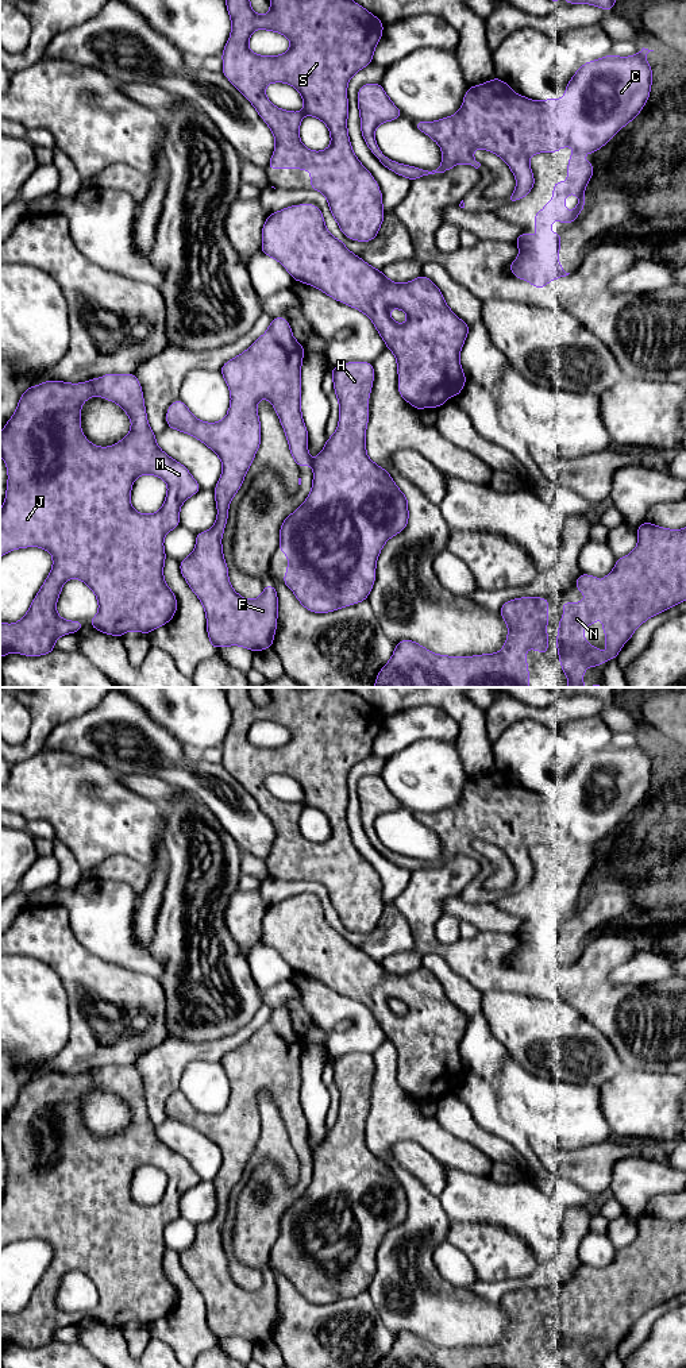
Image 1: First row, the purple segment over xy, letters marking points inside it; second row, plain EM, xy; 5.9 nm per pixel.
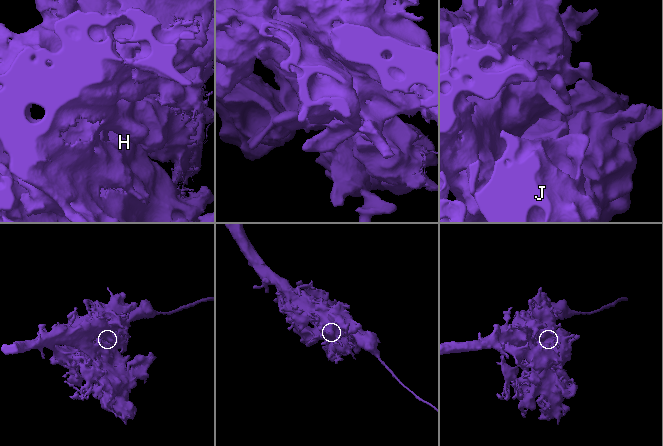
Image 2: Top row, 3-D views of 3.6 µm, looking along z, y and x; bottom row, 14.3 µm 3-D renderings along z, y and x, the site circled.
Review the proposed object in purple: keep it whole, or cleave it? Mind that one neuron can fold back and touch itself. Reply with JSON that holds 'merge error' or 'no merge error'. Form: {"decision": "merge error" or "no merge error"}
{"decision": "merge error"}

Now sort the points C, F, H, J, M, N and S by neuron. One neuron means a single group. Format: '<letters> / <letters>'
C / F H J M N S

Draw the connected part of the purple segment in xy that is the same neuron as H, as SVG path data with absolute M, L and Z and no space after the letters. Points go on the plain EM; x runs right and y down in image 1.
M285 1009L271 1010L267 1022L244 1044L220 1060L231 1086L227 1107L219 1114L196 1110L178 1090L166 1102L169 1120L189 1125L208 1137L221 1152L223 1163L213 1182L217 1209L213 1218L196 1226L193 1244L180 1253L180 1261L192 1283L200 1290L212 1340L240 1337L251 1342L271 1340L277 1322L278 1288L274 1275L255 1291L239 1287L228 1271L221 1228L232 1188L261 1136L261 1113L257 1095L267 1090L284 1118L290 1145L297 1157L312 1157L312 1180L302 1196L286 1207L280 1219L281 1241L288 1249L284 1275L311 1303L327 1305L365 1292L375 1272L375 1257L384 1236L402 1224L409 1211L408 1190L390 1165L366 1145L369 1086L374 1072L371 1053L348 1053L331 1060L339 1093L339 1115L321 1144L312 1152L308 1145L308 1122L301 1106L301 1055L304 1037L292 1026Z

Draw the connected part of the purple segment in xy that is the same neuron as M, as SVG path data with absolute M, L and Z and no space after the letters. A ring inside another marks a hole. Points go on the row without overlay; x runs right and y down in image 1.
M111 1064L81 1075L54 1071L26 1080L14 1107L0 1124L0 1147L8 1164L5 1191L0 1201L0 1249L24 1238L41 1238L53 1246L51 1263L28 1303L15 1315L0 1313L0 1349L11 1344L26 1348L51 1345L58 1329L82 1319L84 1313L63 1311L55 1300L63 1275L73 1269L86 1275L96 1286L99 1303L89 1315L103 1325L122 1329L128 1322L138 1322L147 1326L173 1310L177 1290L163 1271L163 1230L180 1217L181 1196L201 1179L184 1156L158 1138L147 1114L142 1078L134 1064ZM93 1086L116 1094L131 1110L128 1126L111 1138L92 1136L81 1122L81 1097ZM143 1165L159 1168L167 1175L162 1199L151 1206L136 1203L130 1192L132 1175Z

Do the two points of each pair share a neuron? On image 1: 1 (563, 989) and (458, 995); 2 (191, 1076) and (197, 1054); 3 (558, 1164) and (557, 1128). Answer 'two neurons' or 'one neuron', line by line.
1: two neurons
2: two neurons
3: two neurons

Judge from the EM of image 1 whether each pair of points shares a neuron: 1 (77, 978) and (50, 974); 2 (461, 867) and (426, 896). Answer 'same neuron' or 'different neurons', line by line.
1: different neurons
2: same neuron

